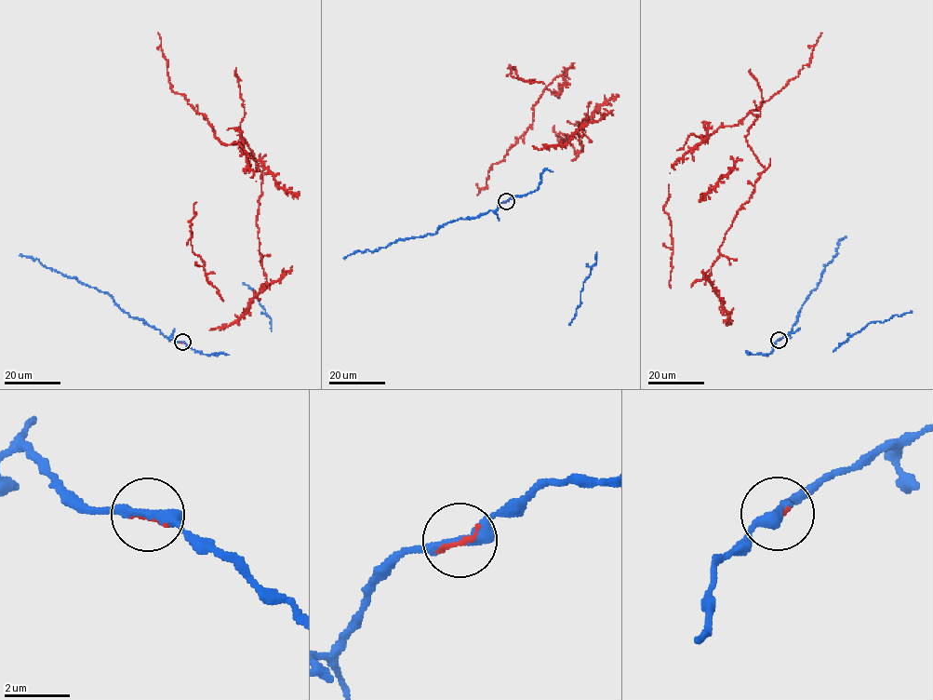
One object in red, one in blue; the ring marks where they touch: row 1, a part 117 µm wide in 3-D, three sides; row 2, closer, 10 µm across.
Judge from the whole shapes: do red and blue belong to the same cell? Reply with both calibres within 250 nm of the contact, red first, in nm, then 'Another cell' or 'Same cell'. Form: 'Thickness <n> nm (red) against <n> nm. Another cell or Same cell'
Thickness 120 nm (red) against 340 nm. Same cell

